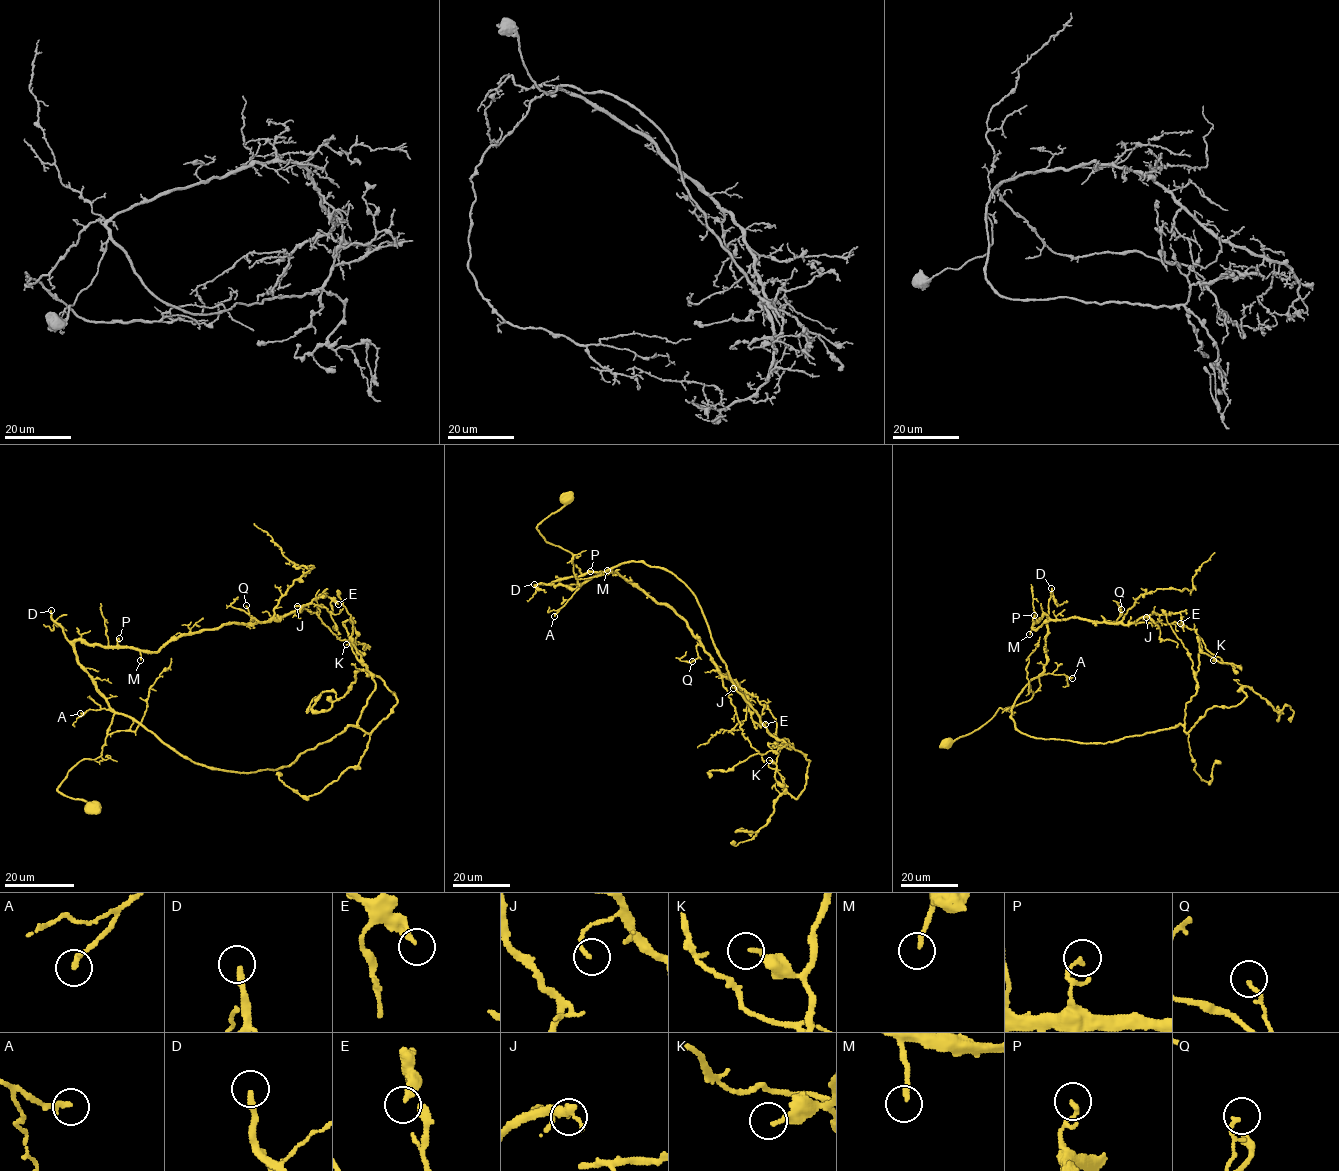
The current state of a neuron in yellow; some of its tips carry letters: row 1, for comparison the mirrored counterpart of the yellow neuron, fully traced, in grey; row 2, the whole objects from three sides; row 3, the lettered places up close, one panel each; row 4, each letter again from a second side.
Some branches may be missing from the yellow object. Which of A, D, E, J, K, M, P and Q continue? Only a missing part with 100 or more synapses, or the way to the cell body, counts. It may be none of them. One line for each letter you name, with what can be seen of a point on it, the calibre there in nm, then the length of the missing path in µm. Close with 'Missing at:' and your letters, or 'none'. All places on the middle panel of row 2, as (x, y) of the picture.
D: (534, 584) | 240 nm | 50 µm
Missing at: D

